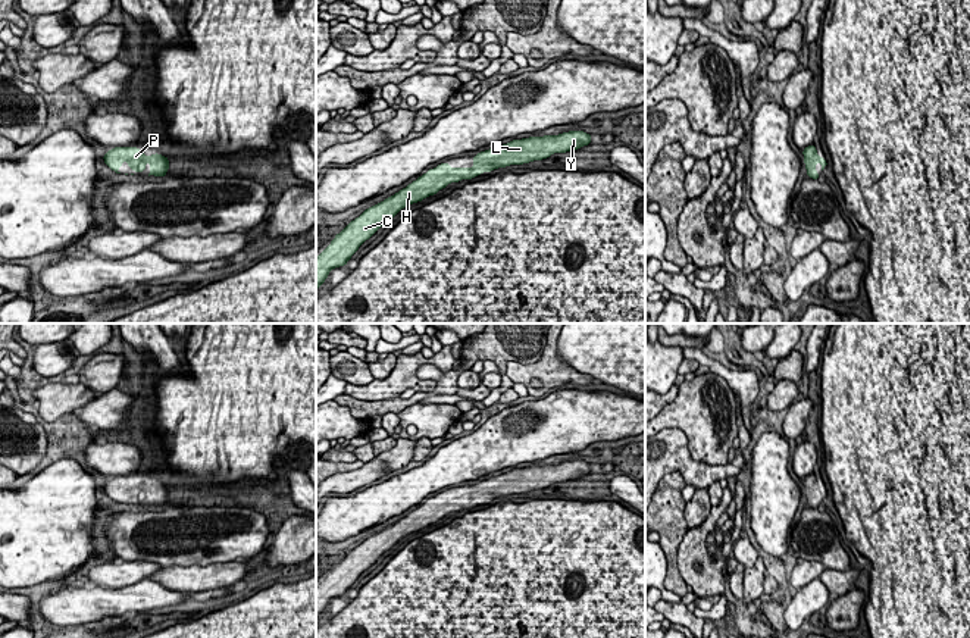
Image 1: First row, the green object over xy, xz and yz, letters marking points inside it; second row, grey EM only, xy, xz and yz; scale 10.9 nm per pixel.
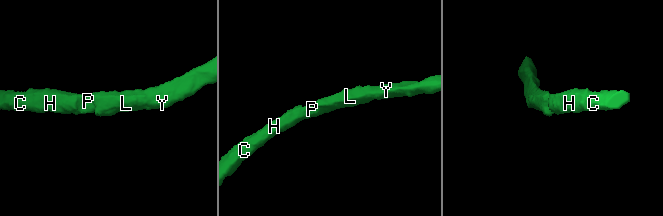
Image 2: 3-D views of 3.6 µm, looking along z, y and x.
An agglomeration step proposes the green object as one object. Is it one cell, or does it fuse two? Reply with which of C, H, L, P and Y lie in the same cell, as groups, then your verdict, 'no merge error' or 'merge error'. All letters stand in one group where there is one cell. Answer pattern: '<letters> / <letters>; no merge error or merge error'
C H L P Y; no merge error

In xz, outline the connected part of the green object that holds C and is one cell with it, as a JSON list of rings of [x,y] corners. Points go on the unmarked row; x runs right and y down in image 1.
[[[569,460],[558,465],[529,466],[511,469],[507,473],[485,479],[473,485],[472,497],[453,498],[447,491],[428,498],[416,510],[384,531],[366,538],[335,564],[331,573],[316,587],[316,619],[325,612],[334,597],[345,595],[359,576],[369,569],[385,551],[401,538],[436,523],[451,512],[472,509],[482,501],[491,501],[510,494],[542,490],[554,482],[579,479],[591,473],[591,463]]]

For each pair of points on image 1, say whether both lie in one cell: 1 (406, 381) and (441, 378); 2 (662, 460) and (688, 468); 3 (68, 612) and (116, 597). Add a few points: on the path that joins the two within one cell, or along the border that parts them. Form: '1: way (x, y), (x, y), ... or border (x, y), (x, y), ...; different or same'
1: border (416, 369), (421, 378), (432, 378), (438, 384); different
2: way (667, 460), (682, 462); same
3: way (80, 606), (105, 603); same

